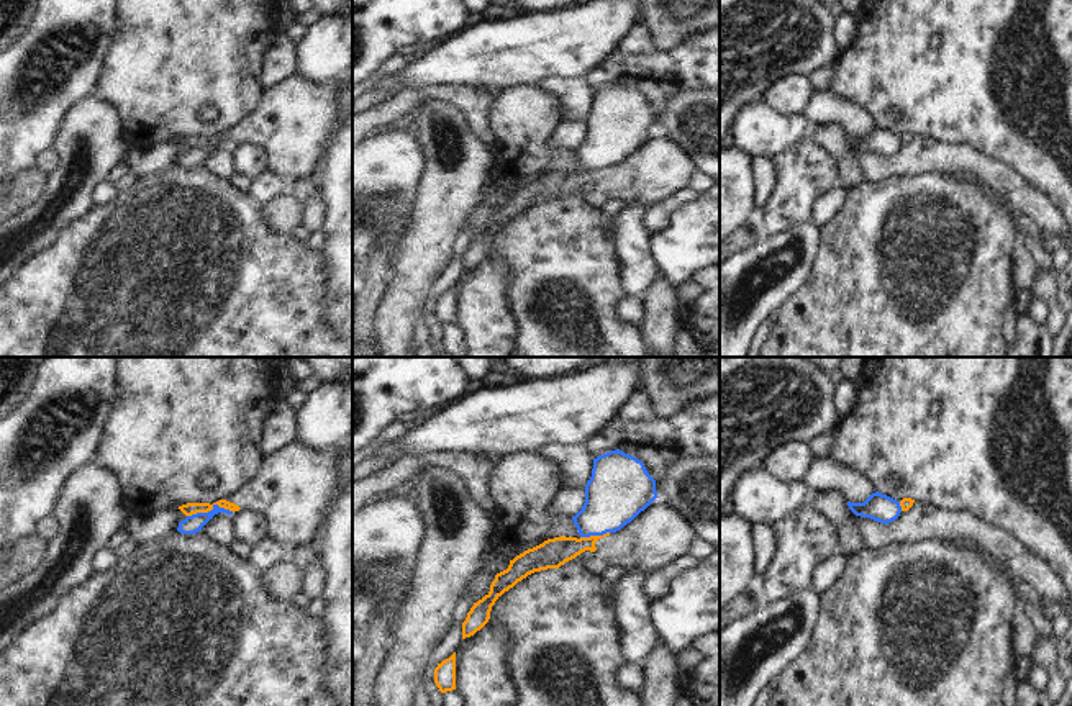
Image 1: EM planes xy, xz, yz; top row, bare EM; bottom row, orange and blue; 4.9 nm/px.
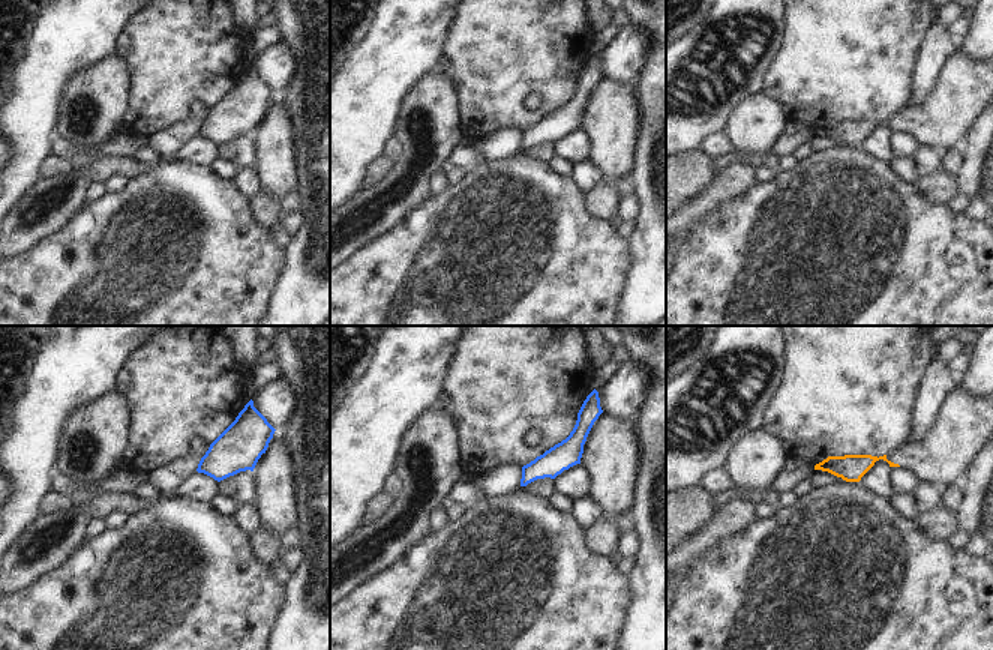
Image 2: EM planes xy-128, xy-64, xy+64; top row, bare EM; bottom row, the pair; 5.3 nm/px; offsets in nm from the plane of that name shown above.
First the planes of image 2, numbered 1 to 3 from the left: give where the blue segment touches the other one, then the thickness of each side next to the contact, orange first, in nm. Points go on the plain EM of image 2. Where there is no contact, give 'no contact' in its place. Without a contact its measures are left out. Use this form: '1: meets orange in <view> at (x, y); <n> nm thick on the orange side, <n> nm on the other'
1: no contact
2: no contact
3: no contact

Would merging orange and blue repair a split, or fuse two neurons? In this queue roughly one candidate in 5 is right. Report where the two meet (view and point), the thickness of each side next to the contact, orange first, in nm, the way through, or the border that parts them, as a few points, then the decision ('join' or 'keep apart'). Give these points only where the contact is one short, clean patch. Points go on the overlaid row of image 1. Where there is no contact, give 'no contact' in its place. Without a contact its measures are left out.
meets orange in xy at (210, 510); 60 nm thick on the orange side, 90 nm on the other; border along xy (233, 511), (215, 505), (207, 511), (187, 516); keep apart

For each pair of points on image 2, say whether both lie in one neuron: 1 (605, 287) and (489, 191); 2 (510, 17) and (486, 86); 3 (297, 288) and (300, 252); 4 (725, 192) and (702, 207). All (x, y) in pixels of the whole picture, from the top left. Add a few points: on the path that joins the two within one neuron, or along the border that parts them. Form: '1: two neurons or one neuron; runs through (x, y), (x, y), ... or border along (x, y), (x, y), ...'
1: one neuron; runs through (576, 272), (567, 269), (518, 219)
2: one neuron; runs through (510, 33), (497, 50), (494, 69)
3: one neuron; runs through (300, 279), (300, 261)
4: one neuron; runs through (719, 192), (708, 201)

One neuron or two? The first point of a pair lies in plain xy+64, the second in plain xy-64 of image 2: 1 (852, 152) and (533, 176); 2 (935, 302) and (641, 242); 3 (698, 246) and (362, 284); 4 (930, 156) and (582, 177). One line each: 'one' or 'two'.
1: one
2: two
3: one
4: one

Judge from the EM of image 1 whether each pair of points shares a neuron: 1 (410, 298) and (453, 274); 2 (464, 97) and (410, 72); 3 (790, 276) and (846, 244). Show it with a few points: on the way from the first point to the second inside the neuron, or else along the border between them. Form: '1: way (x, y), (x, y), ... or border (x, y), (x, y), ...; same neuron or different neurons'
1: border (451, 254), (445, 271), (422, 303), (420, 321); different neurons
2: border (471, 84), (428, 84), (404, 89); different neurons
3: border (822, 226), (822, 241), (810, 272), (789, 295); different neurons

